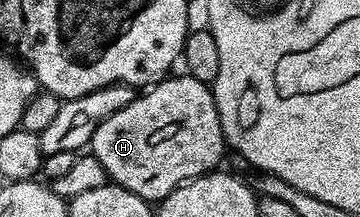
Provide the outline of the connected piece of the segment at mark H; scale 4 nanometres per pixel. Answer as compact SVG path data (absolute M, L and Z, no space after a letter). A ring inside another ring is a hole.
M168 71L153 83L127 93L89 131L85 145L105 167L108 178L121 187L140 195L161 192L171 181L212 164L215 144L220 144L219 128L213 115L211 96L204 82L193 79L182 71Z

